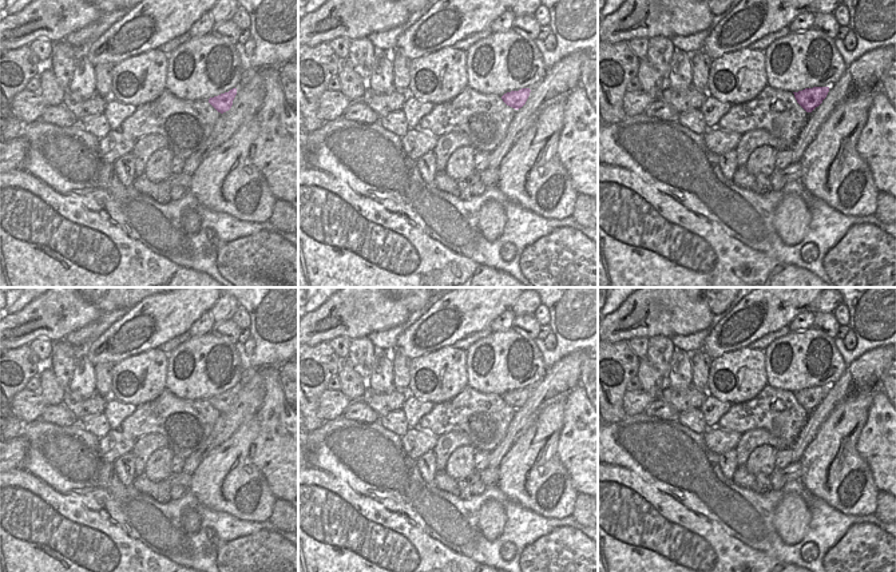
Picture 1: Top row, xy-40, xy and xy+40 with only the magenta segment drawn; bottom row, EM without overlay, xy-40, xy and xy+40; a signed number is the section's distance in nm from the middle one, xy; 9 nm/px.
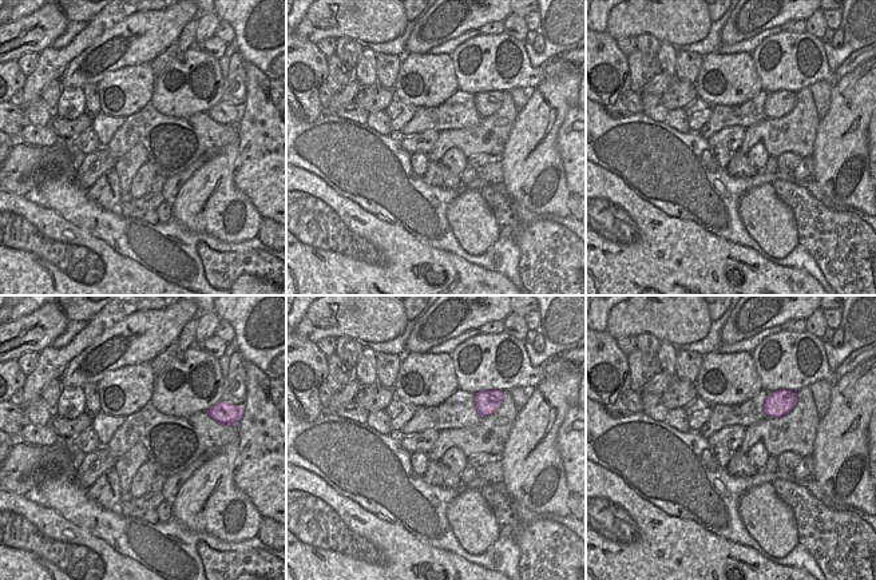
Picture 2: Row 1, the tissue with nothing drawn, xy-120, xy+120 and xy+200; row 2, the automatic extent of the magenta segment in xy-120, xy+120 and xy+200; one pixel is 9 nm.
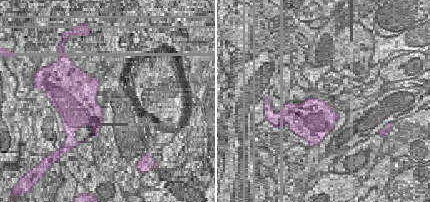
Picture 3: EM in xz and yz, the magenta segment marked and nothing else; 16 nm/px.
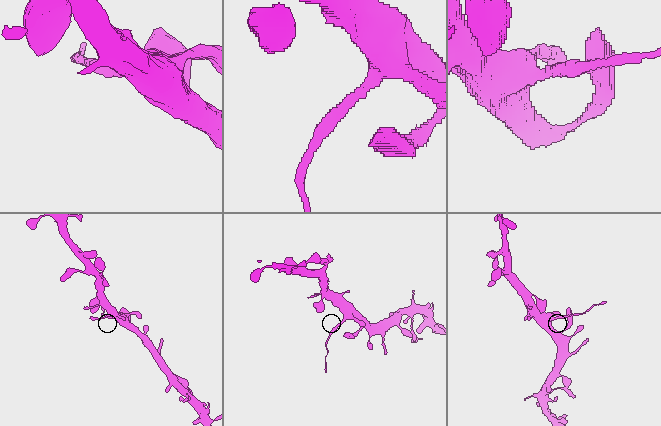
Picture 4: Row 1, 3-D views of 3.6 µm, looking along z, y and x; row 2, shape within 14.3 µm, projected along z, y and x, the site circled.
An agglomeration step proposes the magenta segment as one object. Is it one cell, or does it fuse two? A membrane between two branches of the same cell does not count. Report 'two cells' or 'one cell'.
two cells

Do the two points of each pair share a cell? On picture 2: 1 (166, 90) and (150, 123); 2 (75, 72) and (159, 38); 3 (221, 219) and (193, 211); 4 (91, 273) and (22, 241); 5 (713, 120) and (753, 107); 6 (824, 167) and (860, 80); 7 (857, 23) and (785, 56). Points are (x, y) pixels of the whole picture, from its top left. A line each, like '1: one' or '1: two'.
1: two
2: one
3: one
4: one
5: one
6: one
7: two

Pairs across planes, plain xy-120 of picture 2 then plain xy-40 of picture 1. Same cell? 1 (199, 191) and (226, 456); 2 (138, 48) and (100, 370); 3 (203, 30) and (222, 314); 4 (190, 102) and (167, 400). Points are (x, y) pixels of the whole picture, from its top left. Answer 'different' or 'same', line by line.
1: same
2: different
3: same
4: different

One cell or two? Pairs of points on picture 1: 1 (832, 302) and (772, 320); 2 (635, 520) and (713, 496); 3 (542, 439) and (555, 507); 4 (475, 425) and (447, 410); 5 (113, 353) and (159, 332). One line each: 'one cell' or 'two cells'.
1: two cells
2: two cells
3: one cell
4: one cell
5: one cell

